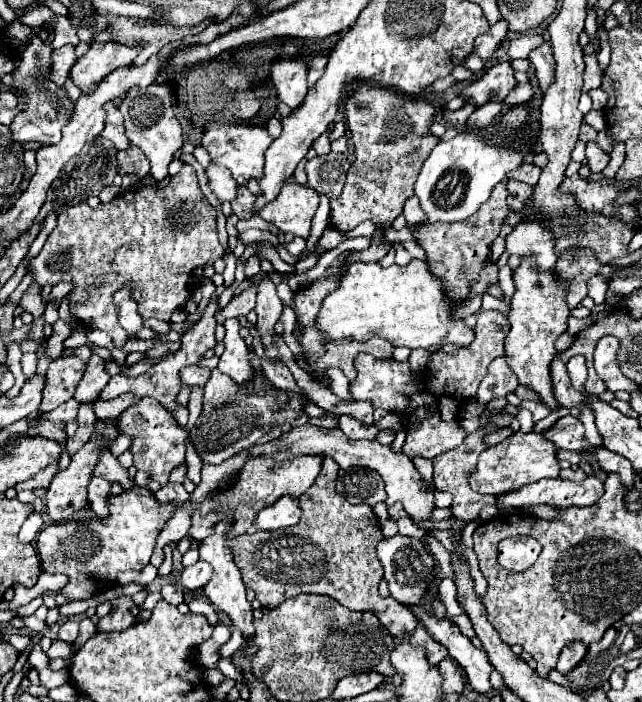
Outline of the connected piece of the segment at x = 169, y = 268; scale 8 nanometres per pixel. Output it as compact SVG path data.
M183 164L181 172L177 172L175 176L171 176L169 184L163 186L163 188L157 188L157 186L141 186L141 188L137 188L137 190L133 190L133 192L123 192L123 194L115 196L115 198L113 198L111 202L107 202L107 204L101 202L97 208L91 208L91 206L85 204L85 202L65 208L65 210L61 212L61 216L57 218L57 226L55 226L55 230L49 234L49 238L47 238L43 250L39 252L37 258L31 260L29 270L33 272L33 278L35 278L41 286L45 286L45 284L57 284L57 282L63 282L63 280L65 280L65 282L71 282L73 288L75 288L75 290L71 292L71 300L69 300L71 312L85 324L86 328L97 328L107 332L108 335L111 336L115 347L120 349L127 342L129 336L127 336L125 330L119 325L117 307L113 304L113 292L115 292L117 288L121 288L123 284L129 282L129 284L131 284L131 296L133 296L135 302L139 304L139 314L141 314L143 318L157 318L157 320L169 322L171 314L173 314L177 308L181 308L181 306L187 302L187 298L189 298L189 278L191 278L193 270L199 268L199 266L205 266L209 260L221 258L223 254L225 254L225 248L221 246L221 242L219 242L219 238L217 238L217 210L207 202L205 194L201 192L201 188L199 188L199 184L197 184L197 174L195 174L193 166L191 166L191 164Z

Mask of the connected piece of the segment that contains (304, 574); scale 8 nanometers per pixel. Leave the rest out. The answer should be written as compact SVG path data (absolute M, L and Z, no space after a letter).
M325 458L315 484L297 498L303 504L299 524L281 528L279 532L255 532L227 540L243 582L257 594L263 608L275 608L303 592L327 594L349 610L373 612L393 636L399 636L403 630L413 632L417 618L411 606L399 604L391 596L381 598L377 592L379 580L383 578L383 566L375 552L377 542L383 540L379 520L371 506L349 504L337 494L337 472L339 466L331 458Z

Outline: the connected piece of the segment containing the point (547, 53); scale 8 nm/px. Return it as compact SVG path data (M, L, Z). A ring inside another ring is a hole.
M543 42L535 50L531 50L529 60L535 68L539 88L541 88L541 92L545 92L547 86L553 82L553 70L555 70L555 60L553 60L553 52L551 52L549 42Z

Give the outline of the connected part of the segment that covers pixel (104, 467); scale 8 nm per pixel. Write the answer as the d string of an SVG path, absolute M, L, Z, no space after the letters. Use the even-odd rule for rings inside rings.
M105 448L105 450L99 454L99 464L95 466L95 476L105 478L107 482L119 482L125 490L133 488L133 482L129 480L127 470L121 468L117 456L113 456L113 452L111 452L109 448Z

